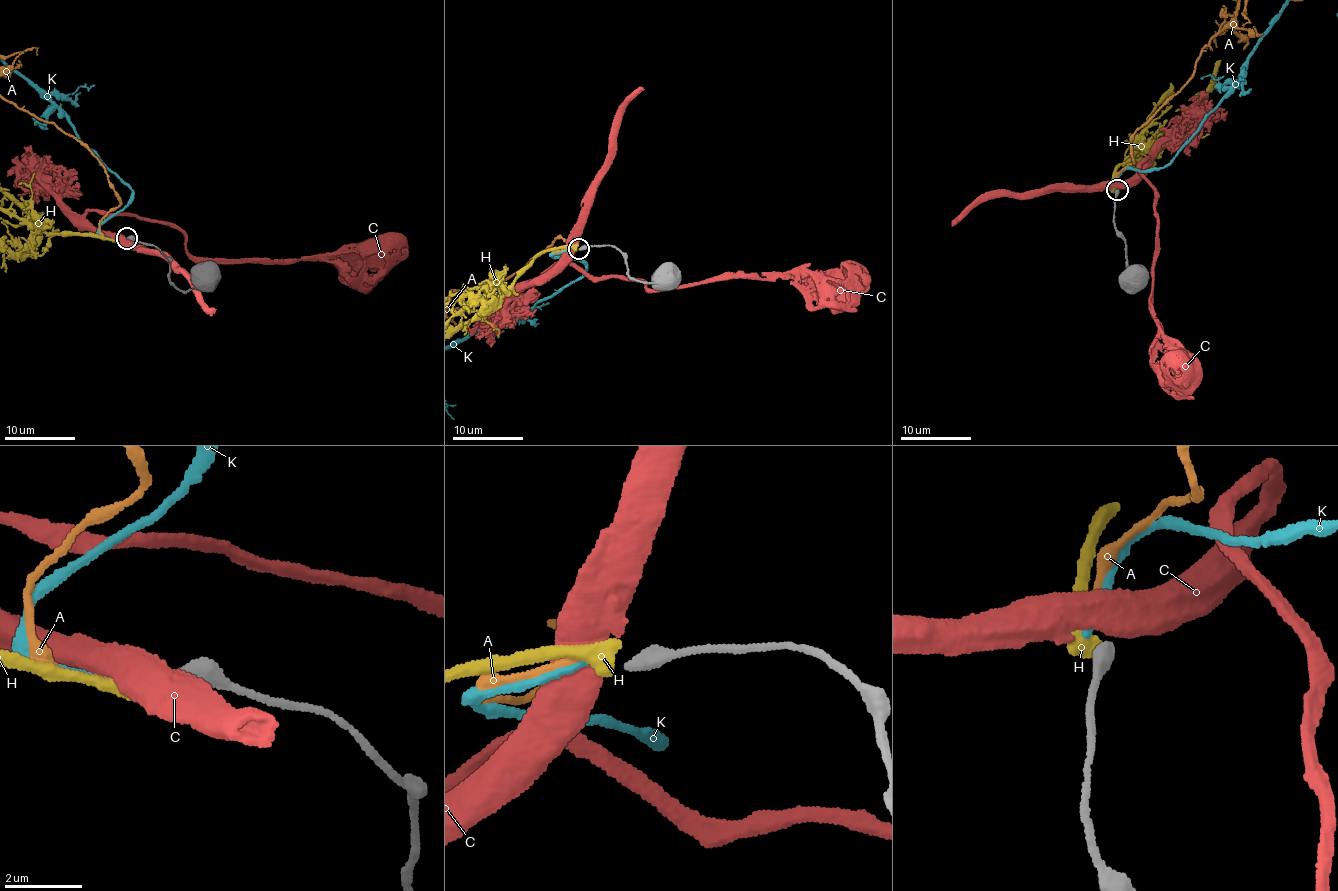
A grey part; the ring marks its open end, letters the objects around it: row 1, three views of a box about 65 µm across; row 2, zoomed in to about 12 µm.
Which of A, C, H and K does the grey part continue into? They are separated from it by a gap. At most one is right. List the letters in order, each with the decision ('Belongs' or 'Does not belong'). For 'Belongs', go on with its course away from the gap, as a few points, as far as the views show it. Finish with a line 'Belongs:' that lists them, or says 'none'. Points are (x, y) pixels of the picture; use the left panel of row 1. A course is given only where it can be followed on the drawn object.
A: Does not belong
C: Does not belong
H: Does not belong
K: Does not belong
Belongs: none

